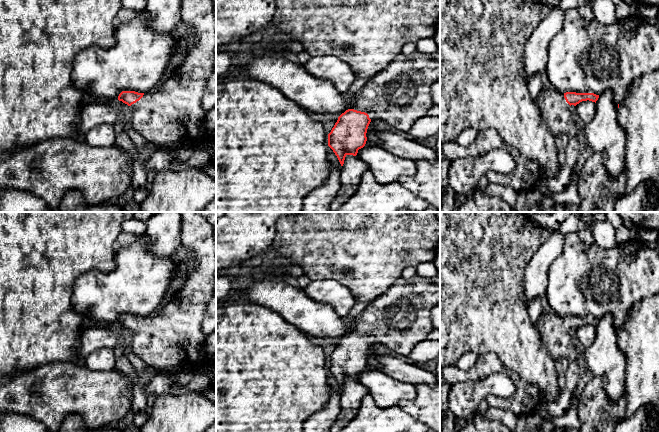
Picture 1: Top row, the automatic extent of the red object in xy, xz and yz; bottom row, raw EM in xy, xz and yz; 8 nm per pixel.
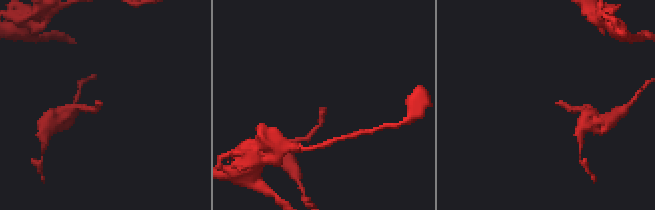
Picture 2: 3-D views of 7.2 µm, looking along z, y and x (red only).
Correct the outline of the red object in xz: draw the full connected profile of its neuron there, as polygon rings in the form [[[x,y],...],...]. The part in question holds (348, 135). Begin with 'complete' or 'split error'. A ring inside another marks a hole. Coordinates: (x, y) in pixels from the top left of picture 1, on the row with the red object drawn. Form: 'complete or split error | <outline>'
split error | [[[416,51],[411,56],[402,53],[371,79],[352,97],[351,108],[342,113],[328,134],[328,146],[341,166],[347,155],[356,156],[366,144],[371,121],[384,121],[398,131],[408,132],[412,125],[434,106],[431,86],[440,81],[440,51],[428,55]]]

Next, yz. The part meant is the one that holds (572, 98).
split error | [[[550,86],[542,88],[535,103],[548,130],[555,137],[559,134],[574,137],[576,136],[576,122],[569,107],[587,100],[596,103],[598,98],[599,95],[594,93],[566,92],[563,94]]]

